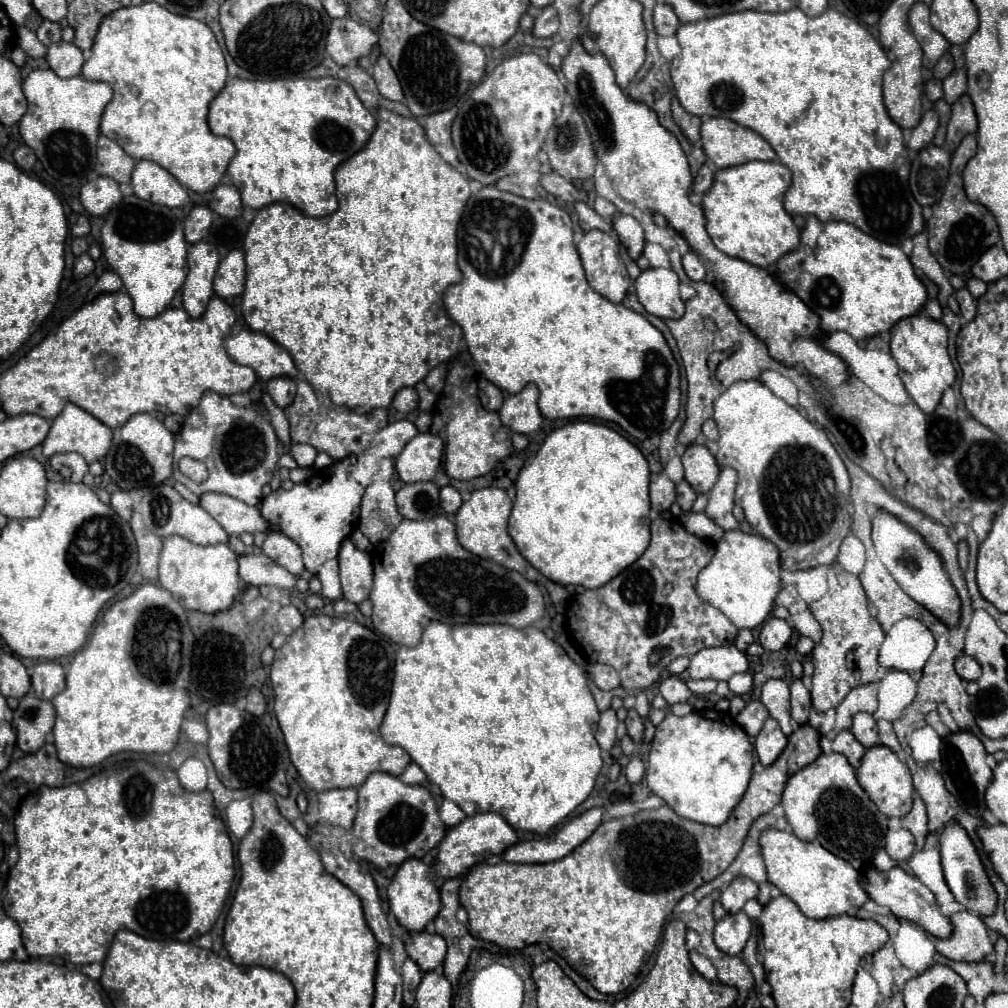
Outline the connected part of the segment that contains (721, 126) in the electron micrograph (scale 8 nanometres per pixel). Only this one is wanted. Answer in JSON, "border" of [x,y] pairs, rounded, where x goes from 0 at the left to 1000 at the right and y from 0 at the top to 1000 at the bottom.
{"border":[[[702,117],[696,121],[694,133],[701,159],[711,168],[744,159],[768,159],[766,145],[754,133],[722,117]]]}

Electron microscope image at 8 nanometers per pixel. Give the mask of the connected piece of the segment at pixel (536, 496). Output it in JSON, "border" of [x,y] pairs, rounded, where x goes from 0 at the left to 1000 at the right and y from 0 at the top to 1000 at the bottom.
{"border":[[[572,416],[567,417],[558,425],[553,425],[546,430],[540,437],[538,442],[532,449],[528,457],[516,466],[512,474],[512,496],[510,504],[506,510],[506,520],[504,528],[514,542],[516,550],[546,577],[552,577],[558,581],[569,579],[569,581],[578,581],[580,584],[591,584],[599,579],[603,579],[611,569],[615,569],[619,563],[623,563],[639,546],[643,544],[645,538],[645,494],[644,494],[645,465],[643,458],[637,448],[625,440],[619,433],[615,433],[611,427],[603,425],[596,420],[587,419],[586,417]]]}

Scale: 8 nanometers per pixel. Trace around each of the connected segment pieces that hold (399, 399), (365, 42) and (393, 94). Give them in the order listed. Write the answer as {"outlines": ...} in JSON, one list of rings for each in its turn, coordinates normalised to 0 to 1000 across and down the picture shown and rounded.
{"outlines":[[[[401,385],[397,387],[393,393],[391,393],[391,399],[389,403],[395,407],[395,409],[401,409],[401,411],[407,411],[411,407],[415,407],[415,391],[411,385]]],[[[331,20],[323,38],[323,52],[337,65],[365,56],[375,46],[375,32],[349,20]]],[[[381,56],[375,58],[375,62],[373,62],[373,65],[371,65],[371,79],[373,79],[375,89],[377,89],[377,93],[379,93],[381,97],[391,99],[391,101],[401,99],[399,85],[397,85],[397,81],[395,81],[393,71],[389,69],[385,58],[381,58]]]]}

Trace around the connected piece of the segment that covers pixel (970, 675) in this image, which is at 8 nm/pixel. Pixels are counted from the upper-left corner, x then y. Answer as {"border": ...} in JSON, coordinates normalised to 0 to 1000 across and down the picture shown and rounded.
{"border":[[[954,649],[948,653],[948,669],[956,675],[970,675],[974,665],[972,665],[972,659],[964,651]]]}

